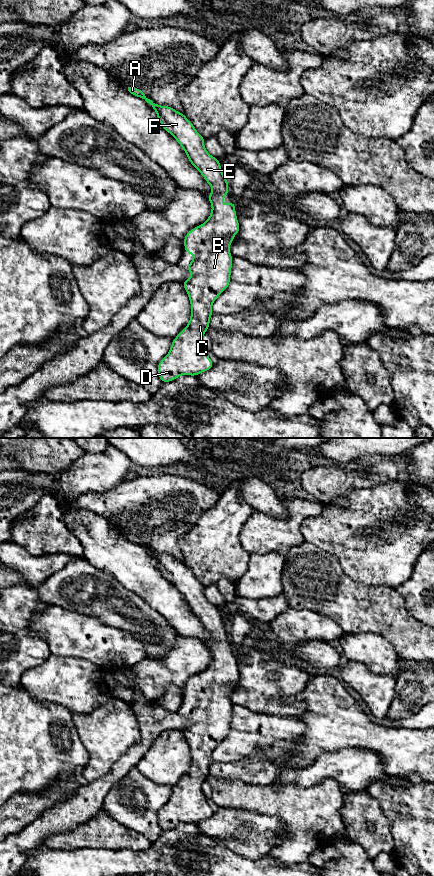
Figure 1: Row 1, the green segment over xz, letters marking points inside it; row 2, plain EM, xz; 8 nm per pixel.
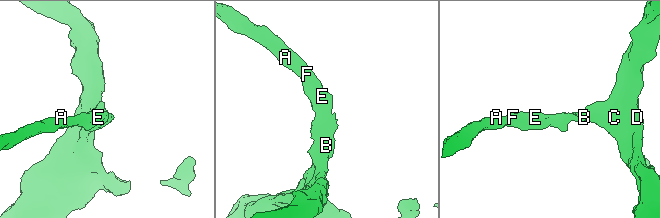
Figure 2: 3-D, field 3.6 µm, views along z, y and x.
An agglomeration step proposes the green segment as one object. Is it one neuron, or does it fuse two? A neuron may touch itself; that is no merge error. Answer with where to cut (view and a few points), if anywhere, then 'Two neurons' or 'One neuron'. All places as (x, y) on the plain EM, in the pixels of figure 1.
No split. One neuron

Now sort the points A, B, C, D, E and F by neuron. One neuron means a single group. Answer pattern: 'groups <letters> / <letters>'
groups A B C D E F

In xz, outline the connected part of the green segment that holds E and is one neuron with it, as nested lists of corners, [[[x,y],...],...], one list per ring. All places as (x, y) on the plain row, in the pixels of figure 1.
[[[126,534],[125,538],[153,555],[163,577],[182,594],[190,611],[213,639],[206,644],[212,654],[209,666],[204,672],[190,678],[183,688],[184,700],[194,704],[185,716],[192,724],[182,731],[189,744],[192,760],[188,773],[173,787],[169,801],[158,811],[158,824],[165,831],[183,822],[197,824],[214,814],[202,792],[202,784],[210,774],[210,765],[214,761],[213,750],[230,732],[233,704],[229,695],[240,673],[234,650],[222,650],[229,636],[221,613],[217,606],[207,600],[205,587],[190,568],[170,554],[154,551],[144,539],[136,535]]]

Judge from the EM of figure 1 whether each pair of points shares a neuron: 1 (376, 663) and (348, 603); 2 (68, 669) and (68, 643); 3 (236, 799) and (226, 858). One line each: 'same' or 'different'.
1: different
2: different
3: different

